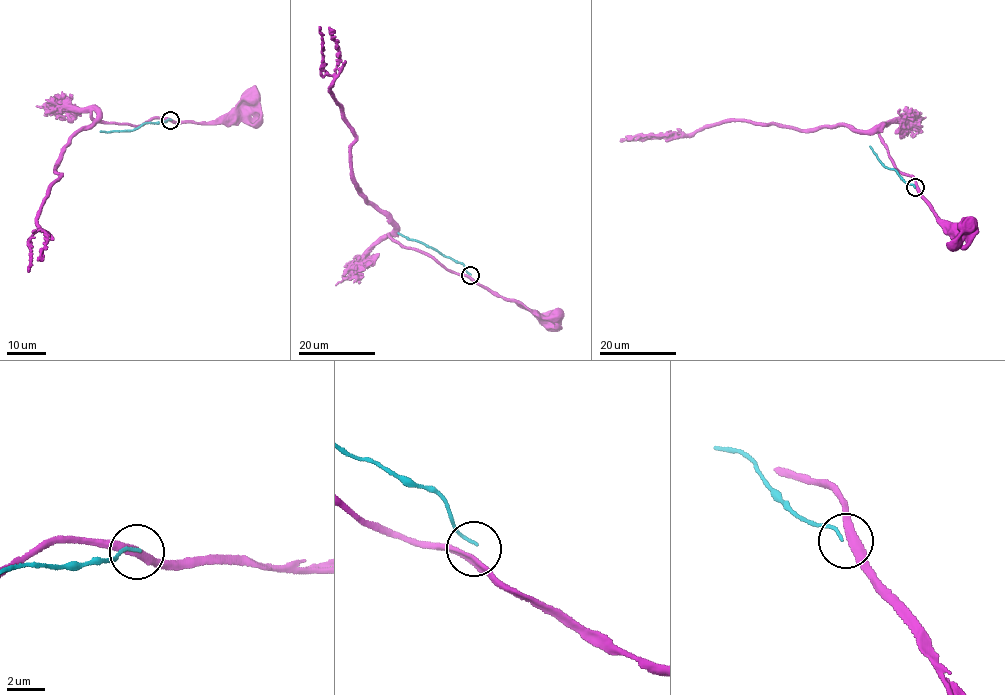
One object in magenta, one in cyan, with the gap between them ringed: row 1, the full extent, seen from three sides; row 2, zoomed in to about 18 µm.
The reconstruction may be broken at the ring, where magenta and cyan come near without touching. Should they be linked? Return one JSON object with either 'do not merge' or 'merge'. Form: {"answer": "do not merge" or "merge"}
{"answer": "do not merge"}

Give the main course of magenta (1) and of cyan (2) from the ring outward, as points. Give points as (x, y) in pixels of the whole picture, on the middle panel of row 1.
1: (470, 276), (499, 295), (536, 311), (554, 325), (553, 322)
2: (470, 274), (461, 263), (397, 233)

